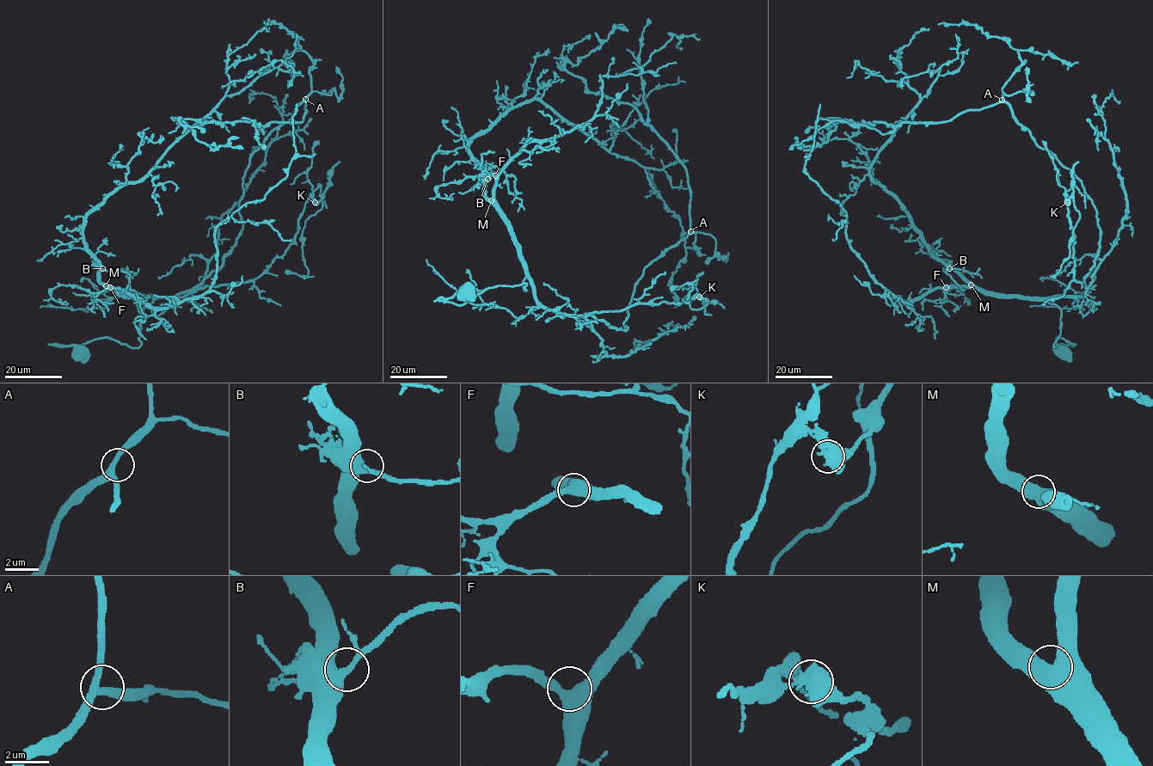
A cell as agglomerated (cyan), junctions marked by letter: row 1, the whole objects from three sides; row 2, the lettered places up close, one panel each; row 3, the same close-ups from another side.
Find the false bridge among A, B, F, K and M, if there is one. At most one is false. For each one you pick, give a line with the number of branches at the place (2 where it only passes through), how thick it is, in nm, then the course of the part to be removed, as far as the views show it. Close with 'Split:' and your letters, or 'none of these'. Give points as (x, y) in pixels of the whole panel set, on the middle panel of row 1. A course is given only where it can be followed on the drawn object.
K: 2 | 650 nm | (700, 296), (707, 300), (707, 304), (692, 309), (687, 303), (691, 284), (671, 288)
Split: K

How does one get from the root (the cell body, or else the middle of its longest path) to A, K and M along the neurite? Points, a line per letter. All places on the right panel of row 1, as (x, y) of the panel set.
A: (1062, 351), (1075, 344), (1057, 337), (1054, 346), (1061, 309), (1045, 301), (1086, 292), (1096, 210), (1002, 100)
K: (1062, 351), (1075, 344), (1057, 337), (1054, 346), (1061, 309), (1045, 301), (1087, 290), (1074, 278), (1066, 203)
M: (1062, 351), (1061, 345), (1075, 344), (1057, 337), (1054, 346), (1060, 333), (1057, 306), (990, 295), (971, 284)

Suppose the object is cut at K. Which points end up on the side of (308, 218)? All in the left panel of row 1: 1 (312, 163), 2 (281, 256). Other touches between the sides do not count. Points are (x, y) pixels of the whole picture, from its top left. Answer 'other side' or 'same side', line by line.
1: other side
2: other side

